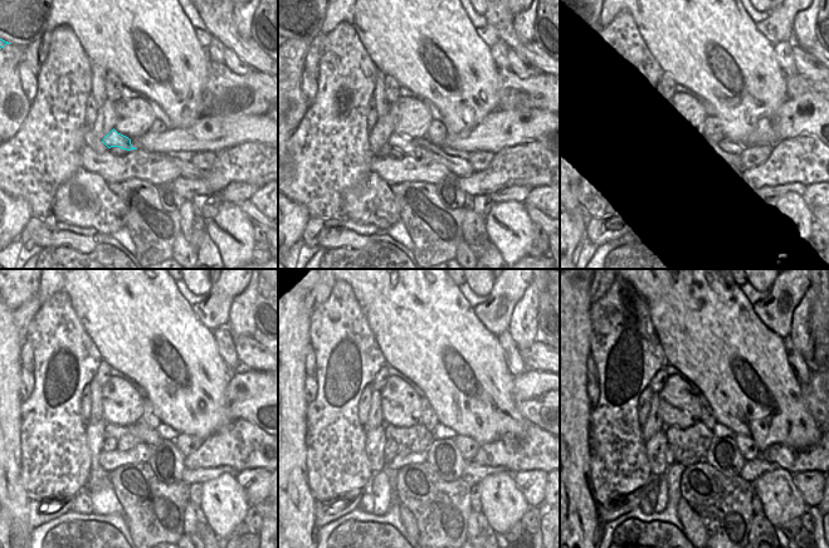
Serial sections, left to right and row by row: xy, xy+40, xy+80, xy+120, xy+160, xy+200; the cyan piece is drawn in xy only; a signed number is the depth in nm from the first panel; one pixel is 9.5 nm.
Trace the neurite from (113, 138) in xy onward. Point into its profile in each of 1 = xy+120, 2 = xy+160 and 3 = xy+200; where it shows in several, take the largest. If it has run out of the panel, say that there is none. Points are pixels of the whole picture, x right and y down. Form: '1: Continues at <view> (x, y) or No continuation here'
1: Continues at xy+120 (128, 436)
2: Continues at xy+160 (415, 439)
3: Continues at xy+200 (695, 440)

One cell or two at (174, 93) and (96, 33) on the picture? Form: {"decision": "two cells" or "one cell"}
{"decision": "one cell"}

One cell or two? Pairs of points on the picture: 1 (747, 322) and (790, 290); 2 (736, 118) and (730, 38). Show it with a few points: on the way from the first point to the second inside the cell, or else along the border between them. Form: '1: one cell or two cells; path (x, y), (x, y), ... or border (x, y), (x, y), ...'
1: two cells; border (751, 304), (755, 314), (778, 334)
2: one cell; path (742, 98), (746, 82), (735, 58)

